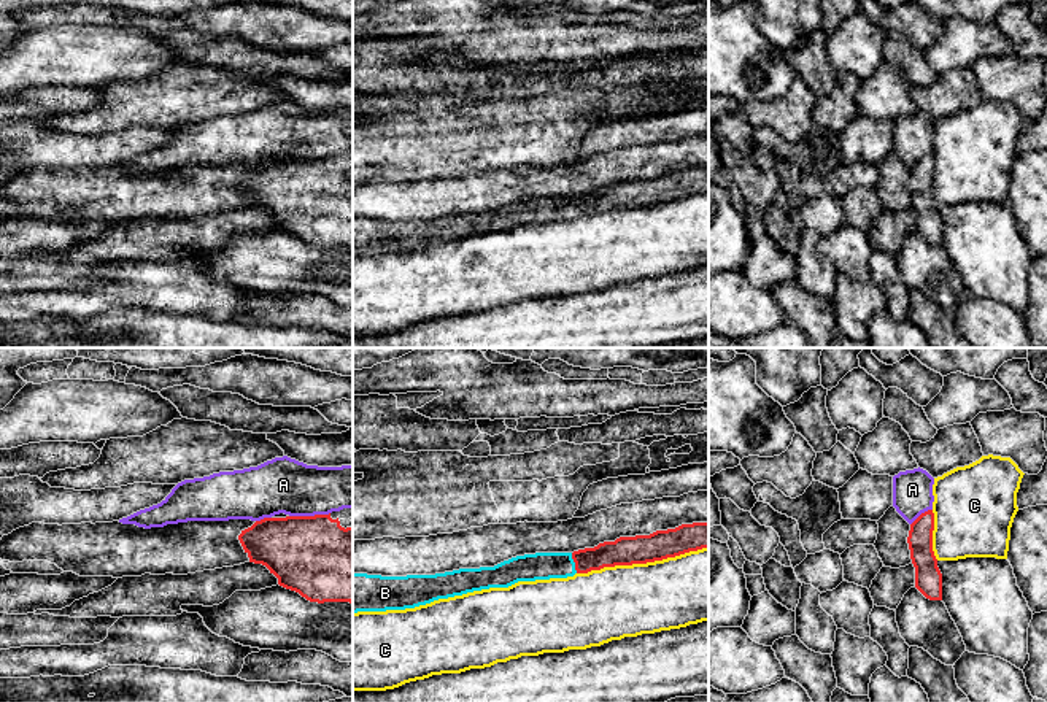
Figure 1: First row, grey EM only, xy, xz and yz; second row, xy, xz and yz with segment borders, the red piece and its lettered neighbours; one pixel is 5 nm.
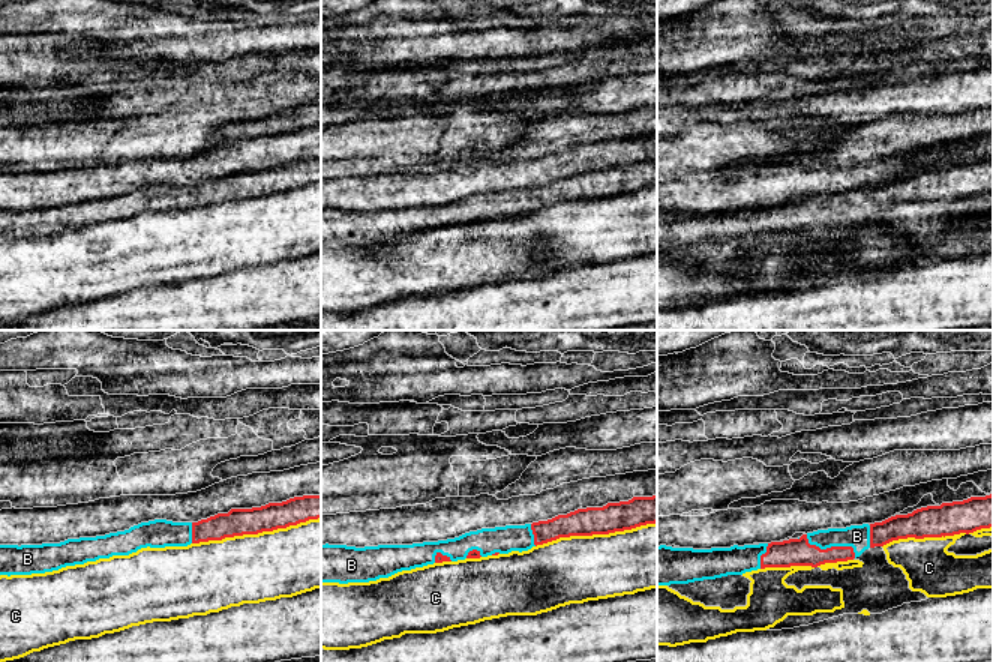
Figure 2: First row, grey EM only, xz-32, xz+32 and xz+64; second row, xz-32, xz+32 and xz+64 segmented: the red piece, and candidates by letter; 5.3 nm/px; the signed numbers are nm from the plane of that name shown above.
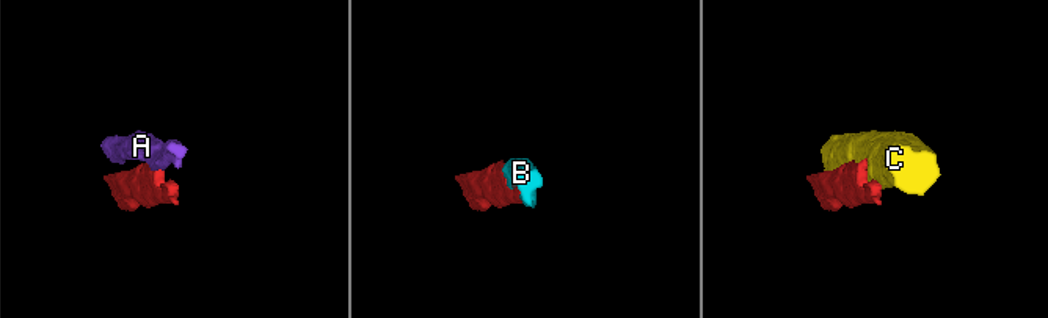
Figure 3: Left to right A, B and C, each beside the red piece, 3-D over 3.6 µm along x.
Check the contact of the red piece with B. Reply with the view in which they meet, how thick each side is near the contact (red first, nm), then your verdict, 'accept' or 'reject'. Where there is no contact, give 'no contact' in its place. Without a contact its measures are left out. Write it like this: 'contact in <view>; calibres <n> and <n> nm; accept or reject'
contact in xz; calibres 140 and 140 nm; accept

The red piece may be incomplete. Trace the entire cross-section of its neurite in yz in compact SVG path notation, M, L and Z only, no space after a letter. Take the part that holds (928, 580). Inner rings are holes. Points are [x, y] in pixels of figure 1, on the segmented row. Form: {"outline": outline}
{"outline": "M921 513L907 537L910 559L915 567L915 588L929 600L942 600L942 573L933 551L934 513Z"}

